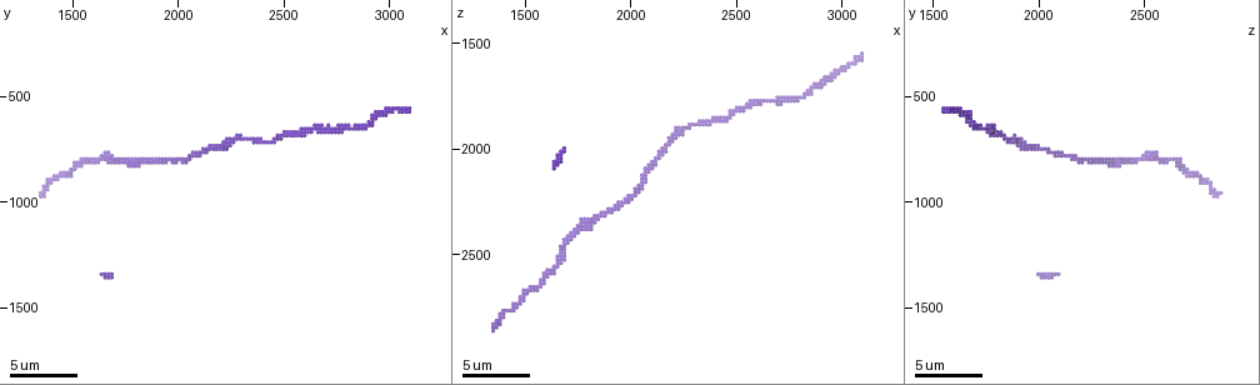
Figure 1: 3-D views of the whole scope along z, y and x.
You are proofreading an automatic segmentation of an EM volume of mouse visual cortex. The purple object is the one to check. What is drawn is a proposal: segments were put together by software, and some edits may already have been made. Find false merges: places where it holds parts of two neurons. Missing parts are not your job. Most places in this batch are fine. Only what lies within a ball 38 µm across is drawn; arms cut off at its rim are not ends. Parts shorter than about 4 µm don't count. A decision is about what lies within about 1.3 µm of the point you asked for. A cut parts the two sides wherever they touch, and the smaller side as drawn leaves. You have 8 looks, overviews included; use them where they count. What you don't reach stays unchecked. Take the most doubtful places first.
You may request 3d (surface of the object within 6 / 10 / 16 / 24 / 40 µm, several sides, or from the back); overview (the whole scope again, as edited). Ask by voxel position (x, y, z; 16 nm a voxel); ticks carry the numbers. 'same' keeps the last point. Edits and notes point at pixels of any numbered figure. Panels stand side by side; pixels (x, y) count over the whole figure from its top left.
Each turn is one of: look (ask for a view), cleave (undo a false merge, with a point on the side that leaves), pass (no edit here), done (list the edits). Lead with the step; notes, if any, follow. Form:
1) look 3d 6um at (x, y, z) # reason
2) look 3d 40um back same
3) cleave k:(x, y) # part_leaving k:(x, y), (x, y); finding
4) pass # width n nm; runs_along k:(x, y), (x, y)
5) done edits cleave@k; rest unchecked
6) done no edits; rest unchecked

look 3d 16um at (1840, 820, 2320) # thick turns thin

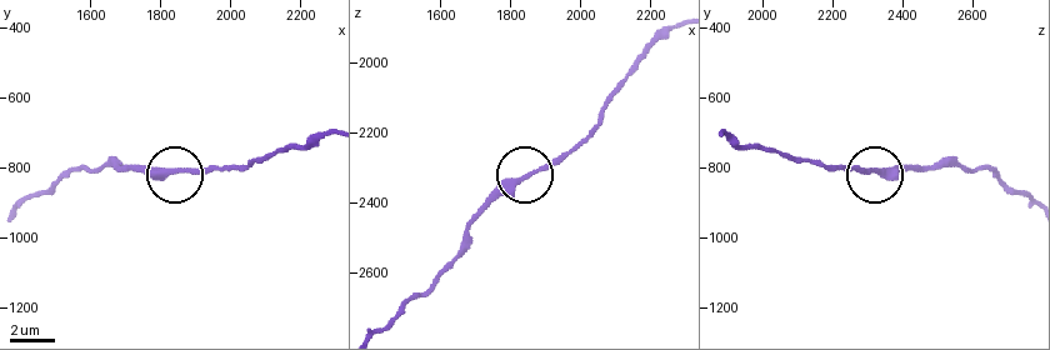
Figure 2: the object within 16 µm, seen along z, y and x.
pass # width 240 nm; runs_along 2:(780, 151), (835, 166), (923, 173); all the same neuron

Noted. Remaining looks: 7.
look 3d 6um at (1650, 790, 2560) # thick turns thin

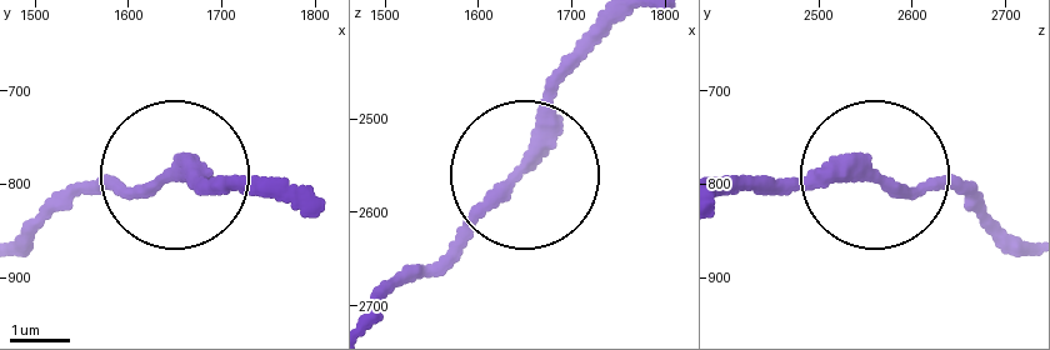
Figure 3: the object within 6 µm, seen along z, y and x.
pass # one neuron here

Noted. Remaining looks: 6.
look 3d 16um at (2150, 750, 2020)

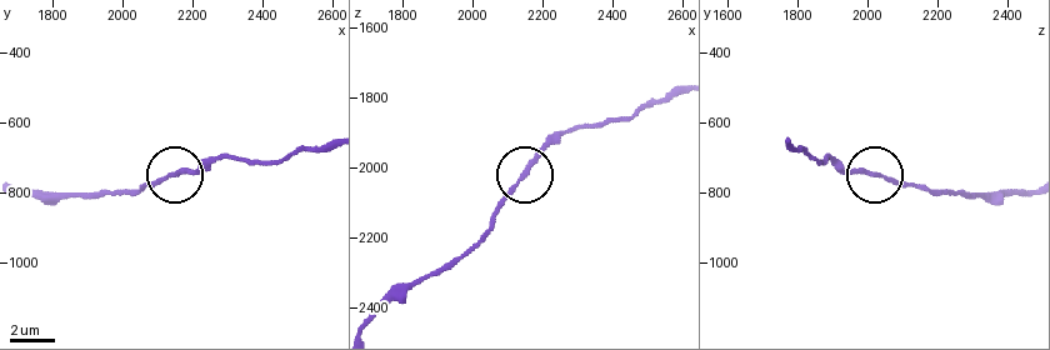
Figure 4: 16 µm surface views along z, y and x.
pass # all the same neuron

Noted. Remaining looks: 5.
look 3d 10um at (2790, 640, 1760) # sudden change in width

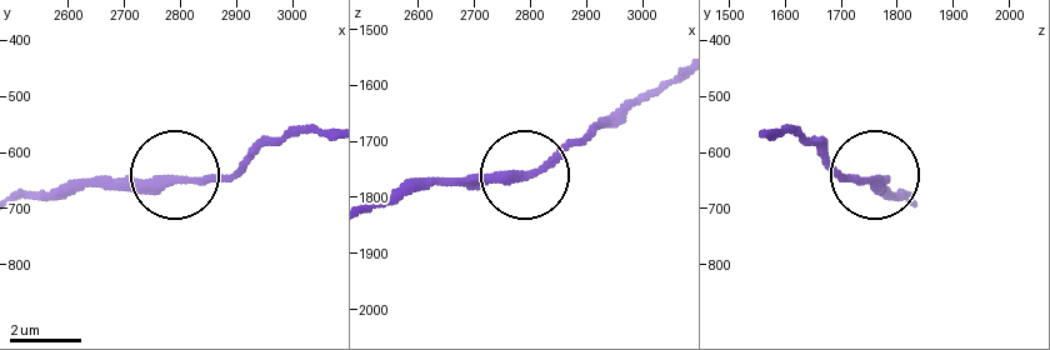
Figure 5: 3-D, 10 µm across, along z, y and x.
look 3d 10um back at (2805, 650, 1755) # from behind

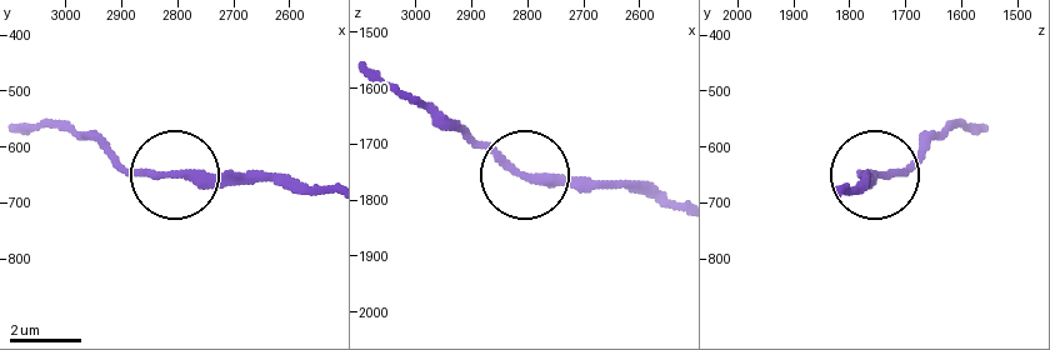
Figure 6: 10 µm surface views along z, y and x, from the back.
pass # runs_along 6:(326, 195), (264, 176), (138, 176), (114, 161); all the same neuron

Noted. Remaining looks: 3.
done no edits; rest unchecked

